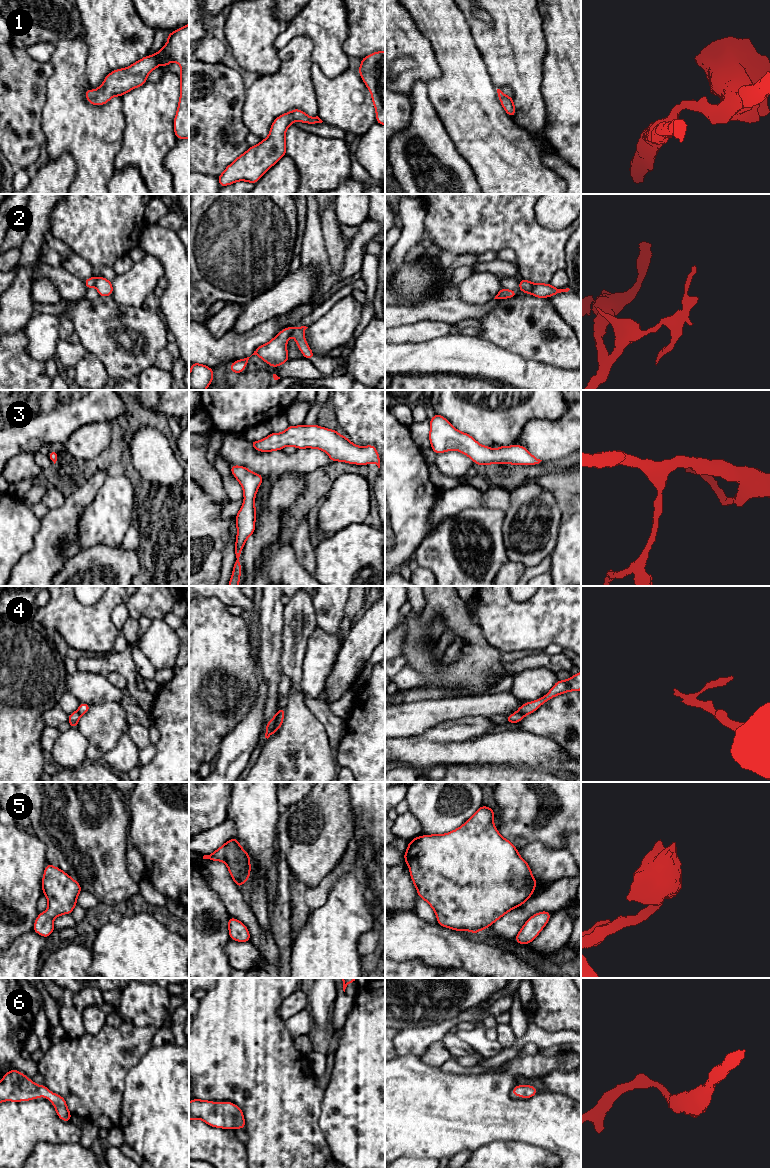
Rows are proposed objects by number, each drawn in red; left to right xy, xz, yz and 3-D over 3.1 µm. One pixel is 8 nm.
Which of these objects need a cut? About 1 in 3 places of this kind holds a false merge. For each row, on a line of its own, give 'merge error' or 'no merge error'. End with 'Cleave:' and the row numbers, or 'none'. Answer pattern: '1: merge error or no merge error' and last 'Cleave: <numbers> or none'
1: no merge error
2: merge error
3: no merge error
4: merge error
5: no merge error
6: no merge error
Cleave: 2, 4

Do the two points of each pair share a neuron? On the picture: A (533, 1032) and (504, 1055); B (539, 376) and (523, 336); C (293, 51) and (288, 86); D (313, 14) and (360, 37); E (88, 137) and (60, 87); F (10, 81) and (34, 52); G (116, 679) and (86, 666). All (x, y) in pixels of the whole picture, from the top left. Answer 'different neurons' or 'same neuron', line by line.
A: same neuron
B: different neurons
C: same neuron
D: different neurons
E: same neuron
F: different neurons
G: different neurons

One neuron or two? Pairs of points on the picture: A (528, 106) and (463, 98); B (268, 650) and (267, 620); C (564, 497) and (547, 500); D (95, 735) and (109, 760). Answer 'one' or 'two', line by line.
A: two
B: one
C: two
D: two

